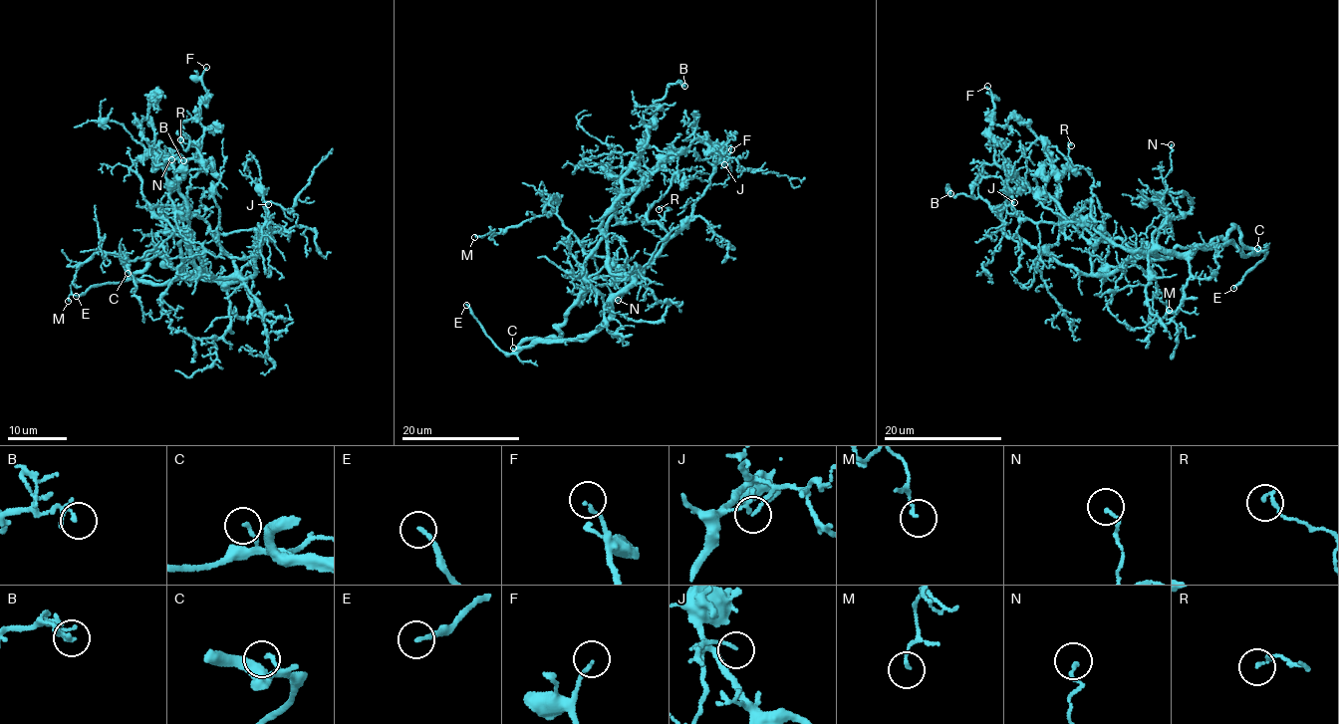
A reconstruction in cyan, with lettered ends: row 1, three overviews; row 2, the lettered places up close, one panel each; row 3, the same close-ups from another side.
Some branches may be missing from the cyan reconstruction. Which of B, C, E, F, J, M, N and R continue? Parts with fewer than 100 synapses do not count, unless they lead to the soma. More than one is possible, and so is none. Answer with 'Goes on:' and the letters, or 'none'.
Goes on: E

